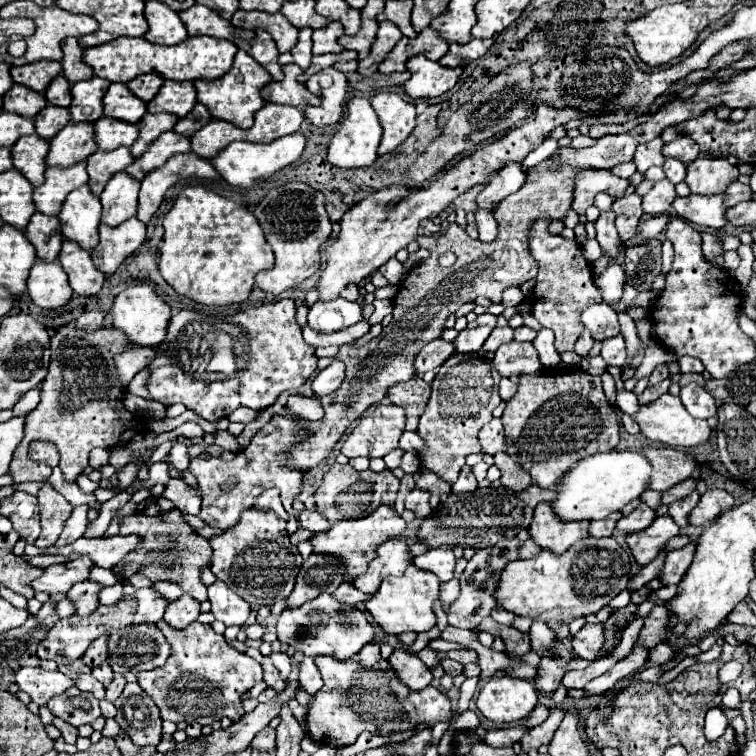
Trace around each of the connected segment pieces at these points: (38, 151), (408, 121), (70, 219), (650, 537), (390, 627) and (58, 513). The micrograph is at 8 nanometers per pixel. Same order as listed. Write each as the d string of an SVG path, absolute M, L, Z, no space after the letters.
M38 134L22 136L22 138L12 146L14 168L20 170L34 186L44 184L48 148L50 148L50 142L44 140L44 138L40 138Z
M378 92L370 98L372 108L376 108L378 120L384 128L384 136L378 152L388 154L398 148L406 140L406 136L414 130L416 110L412 102L406 102L396 92Z
M82 184L80 188L72 190L58 214L64 238L76 240L84 250L92 250L98 244L100 212L100 198L92 194L88 184Z
M664 514L664 516L656 516L652 526L648 526L646 530L628 534L626 542L628 542L636 562L640 566L646 566L648 562L652 562L658 556L658 552L664 548L664 544L670 538L678 536L678 532L680 532L680 528L672 520L672 516Z
M414 564L406 568L406 572L398 578L382 580L380 588L368 600L366 610L374 616L374 620L388 632L388 634L402 634L402 632L426 632L436 626L436 614L432 604L440 598L440 580L436 576L418 570Z
M48 482L42 484L42 490L38 492L38 504L40 504L40 518L42 518L42 534L34 542L38 548L46 548L54 544L64 530L64 522L72 514L72 504L64 500L54 488L50 488Z

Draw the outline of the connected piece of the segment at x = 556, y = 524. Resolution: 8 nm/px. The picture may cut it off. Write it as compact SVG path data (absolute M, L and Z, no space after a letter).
M540 502L530 524L530 536L538 546L564 554L572 544L588 536L588 526L588 520L564 522L552 512L552 502Z

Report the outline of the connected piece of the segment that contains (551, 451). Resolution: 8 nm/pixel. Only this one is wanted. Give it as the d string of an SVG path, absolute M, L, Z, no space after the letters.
M554 368L540 370L536 374L522 374L516 394L506 402L502 422L506 430L506 452L542 488L552 488L556 480L578 460L596 452L614 450L620 442L620 422L614 408L604 396L600 376L592 376L588 372L582 372L580 368Z

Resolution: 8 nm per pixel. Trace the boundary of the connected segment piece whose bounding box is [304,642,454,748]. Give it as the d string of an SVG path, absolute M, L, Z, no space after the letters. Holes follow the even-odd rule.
M376 642L366 644L358 654L354 654L348 660L318 656L314 658L314 662L322 674L324 686L318 694L312 696L304 724L306 724L306 734L318 744L340 748L354 744L362 732L372 732L380 736L394 732L414 732L418 726L432 728L438 722L450 722L454 714L450 698L434 686L426 686L424 690L408 688L404 694L404 684L398 680L388 660L380 656L380 646ZM360 668L374 668L384 672L382 678L374 678L374 686L360 686L362 684L358 676ZM352 692L360 696L350 696ZM410 692L412 692L410 706L402 706L402 702L408 698Z

